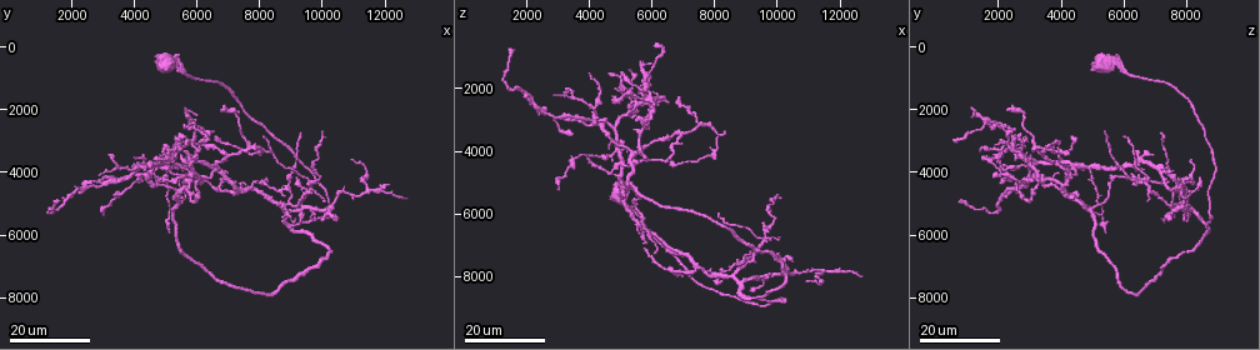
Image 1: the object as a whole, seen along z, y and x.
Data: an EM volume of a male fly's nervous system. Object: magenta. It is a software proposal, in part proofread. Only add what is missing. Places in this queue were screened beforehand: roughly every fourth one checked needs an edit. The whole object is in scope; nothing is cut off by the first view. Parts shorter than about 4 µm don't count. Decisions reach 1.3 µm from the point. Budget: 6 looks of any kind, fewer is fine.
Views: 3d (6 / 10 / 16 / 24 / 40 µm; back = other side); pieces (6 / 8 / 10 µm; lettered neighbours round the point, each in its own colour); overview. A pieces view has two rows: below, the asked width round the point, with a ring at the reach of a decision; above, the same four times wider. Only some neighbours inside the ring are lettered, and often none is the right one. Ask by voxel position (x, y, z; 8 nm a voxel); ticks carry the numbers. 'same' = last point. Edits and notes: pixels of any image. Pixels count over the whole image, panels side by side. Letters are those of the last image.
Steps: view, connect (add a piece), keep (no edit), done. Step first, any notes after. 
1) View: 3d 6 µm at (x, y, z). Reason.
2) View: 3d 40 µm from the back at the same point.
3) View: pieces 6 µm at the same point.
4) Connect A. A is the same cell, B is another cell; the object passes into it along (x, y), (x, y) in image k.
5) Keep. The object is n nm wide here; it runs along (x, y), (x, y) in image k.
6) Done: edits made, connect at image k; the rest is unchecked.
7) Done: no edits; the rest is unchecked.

View: 3d 24 µm at (1700, 4900, 800). End of a long branch.

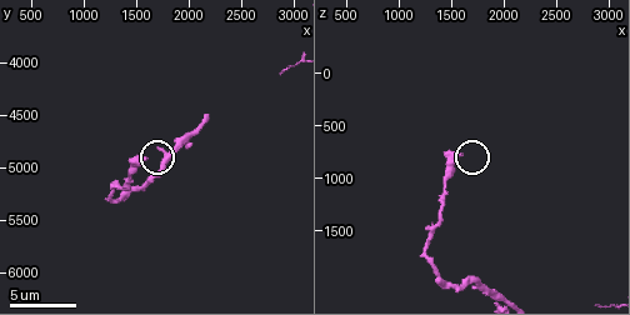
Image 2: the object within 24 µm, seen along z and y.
View: pieces 6 µm at (1600, 4900, 780).

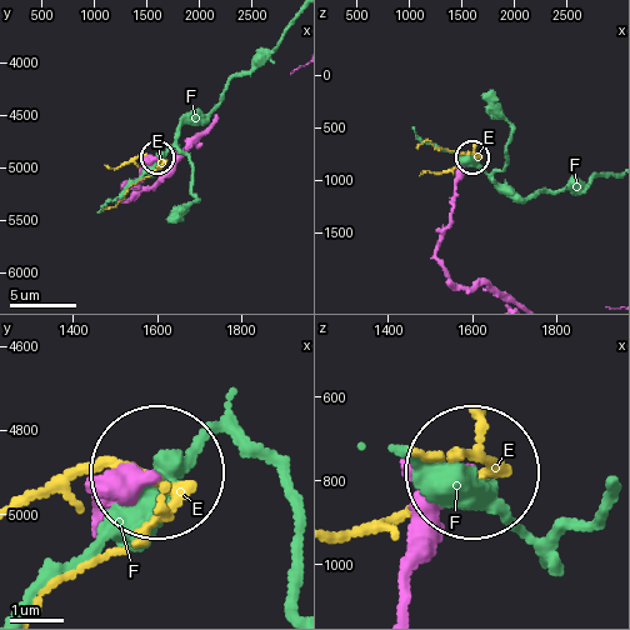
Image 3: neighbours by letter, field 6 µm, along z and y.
Keep. E and F are other cells; no lettered piece goes on from it.

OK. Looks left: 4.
View: 3d 24 µm at (5600, 1900, 1100). Branch stops here.

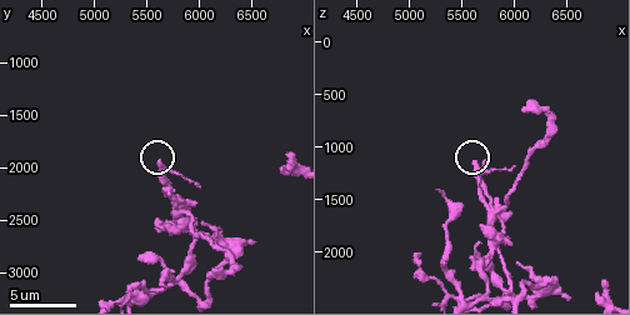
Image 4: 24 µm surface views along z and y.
View: pieces 8 µm at (5640, 1960, 1180).

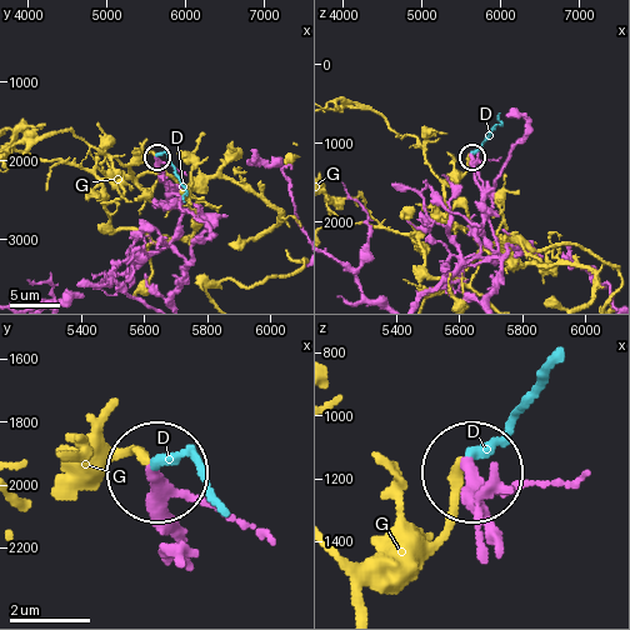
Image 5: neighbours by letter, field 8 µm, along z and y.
Connect D. D is the same cell, G is another cell; the object passes into it along (481, 180), (471, 153), (500, 124), (500, 114) in image 5; it goes on there.

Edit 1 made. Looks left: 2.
Done: edits made, connect at image 5; the rest is unchecked.

